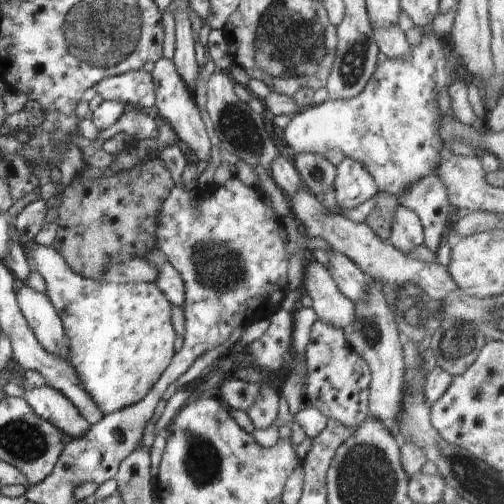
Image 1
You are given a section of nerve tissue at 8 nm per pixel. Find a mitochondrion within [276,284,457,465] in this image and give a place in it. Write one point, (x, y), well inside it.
(417, 368)

